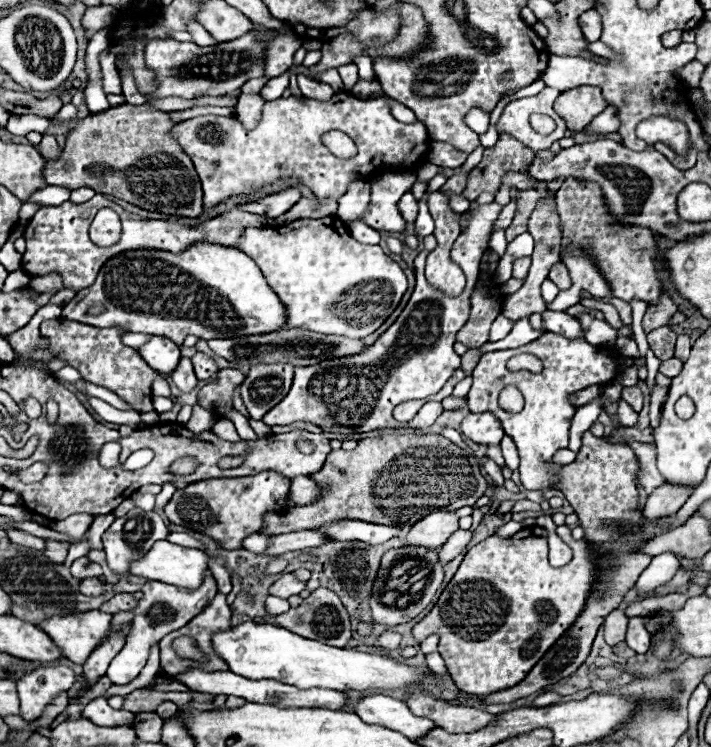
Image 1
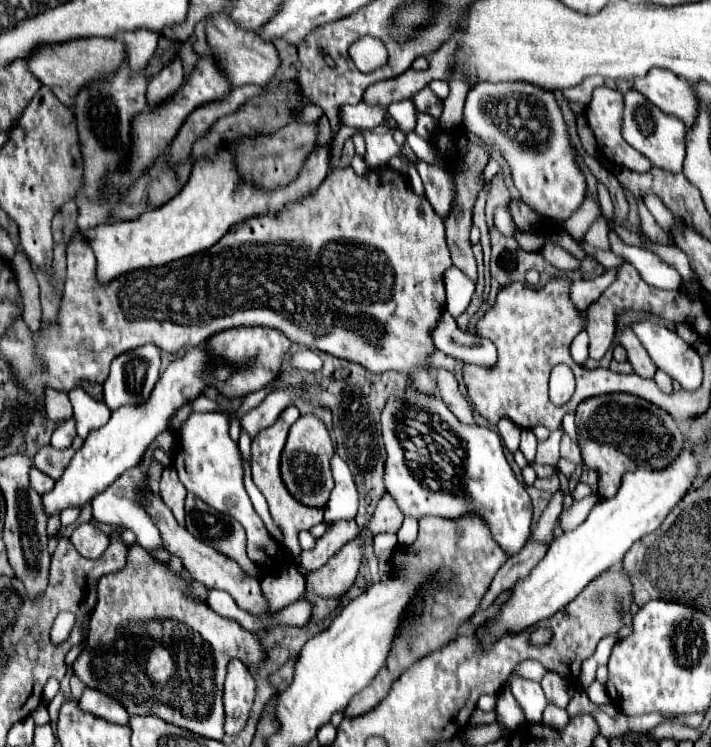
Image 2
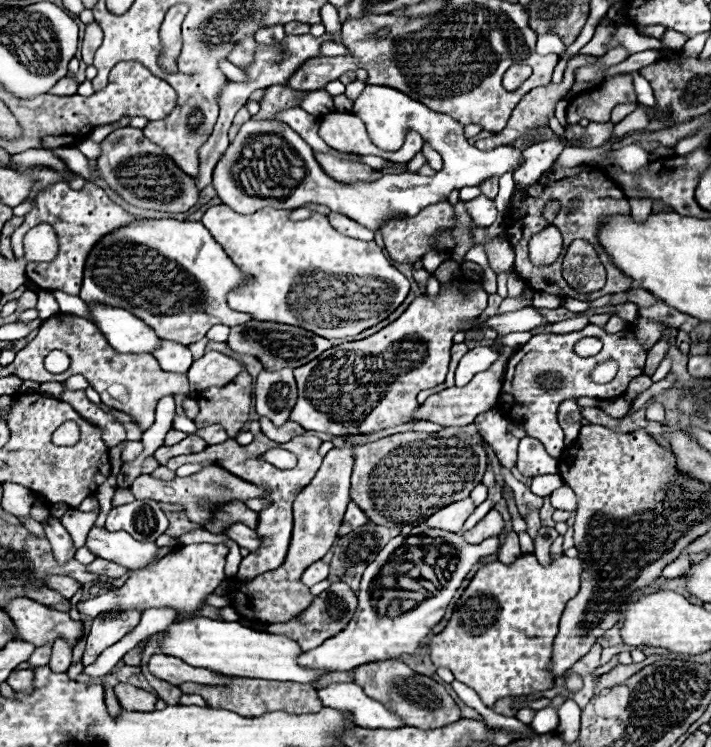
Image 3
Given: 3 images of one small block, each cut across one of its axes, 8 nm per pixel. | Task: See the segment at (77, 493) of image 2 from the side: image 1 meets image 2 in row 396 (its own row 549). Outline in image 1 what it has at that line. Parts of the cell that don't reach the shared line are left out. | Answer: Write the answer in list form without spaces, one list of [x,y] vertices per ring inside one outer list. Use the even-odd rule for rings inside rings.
[[[158,540],[140,560],[134,560],[130,564],[130,574],[146,578],[146,580],[156,580],[156,582],[164,582],[164,584],[194,590],[194,588],[198,588],[202,584],[204,570],[208,570],[206,562],[208,562],[206,554],[196,550],[196,548],[184,548],[184,546],[170,544],[168,540]]]

